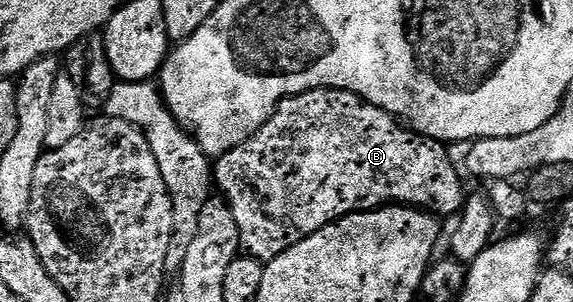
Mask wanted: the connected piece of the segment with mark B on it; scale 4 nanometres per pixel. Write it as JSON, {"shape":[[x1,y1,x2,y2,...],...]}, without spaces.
{"shape":[[314,88,308,92,303,92,299,96,289,96,283,100,275,111,267,117,267,121,259,127,245,142,241,142,233,150,229,150,225,155,218,157,213,164,213,180,223,193,222,199,230,208,239,231,239,247,251,259,266,262,277,258,285,250,297,246,305,238,309,238,317,230,321,230,326,224,332,224,334,220,339,220,343,216,349,216,352,212,374,212,375,209,384,206,414,206,420,210,426,210,432,214,439,212,451,212,455,214,460,211,461,203,465,198,465,191,459,185,459,172,455,169,455,164,451,161,451,156,446,152,444,145,438,140,431,140,419,132,412,132,410,128,404,126,395,117,380,108,374,108,367,101,352,92,346,92,340,88]]}

